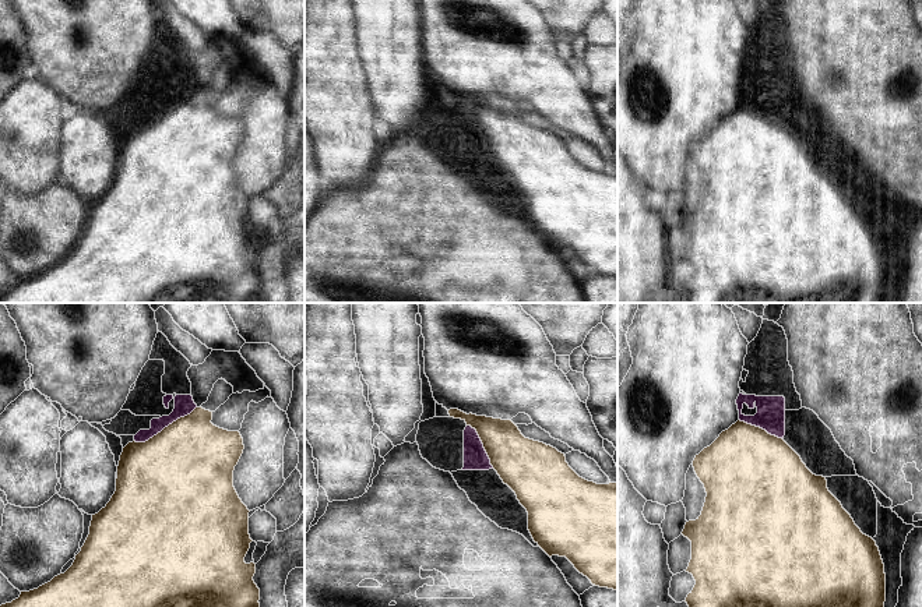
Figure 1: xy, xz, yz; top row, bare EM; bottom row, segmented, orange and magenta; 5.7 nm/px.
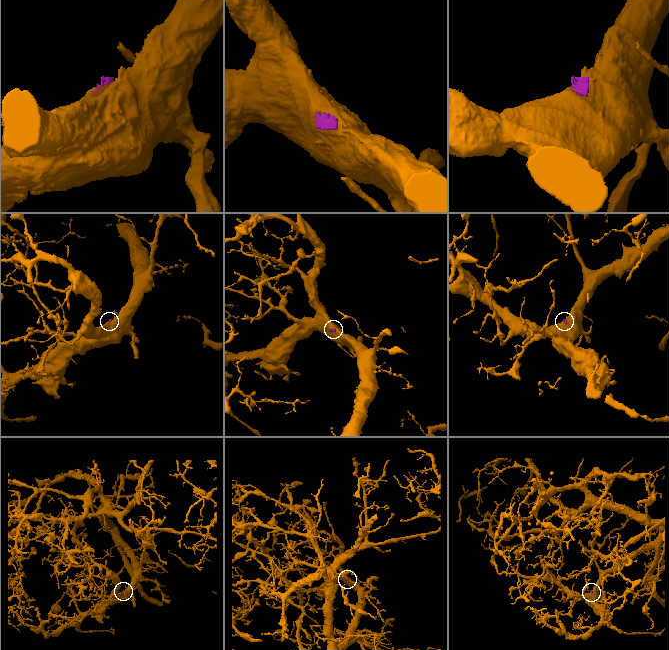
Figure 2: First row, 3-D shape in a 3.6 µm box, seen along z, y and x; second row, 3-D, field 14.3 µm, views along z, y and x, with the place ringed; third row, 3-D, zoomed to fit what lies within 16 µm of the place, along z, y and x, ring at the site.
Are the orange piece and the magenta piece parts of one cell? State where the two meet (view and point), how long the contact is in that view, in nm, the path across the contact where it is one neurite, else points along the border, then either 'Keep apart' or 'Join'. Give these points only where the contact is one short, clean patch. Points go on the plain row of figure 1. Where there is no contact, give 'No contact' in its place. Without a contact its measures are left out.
Touches orange at xy (165, 115). Shared border 420 nm. Path across: xy (189, 151), (176, 138), (165, 115), (185, 92). Join.

